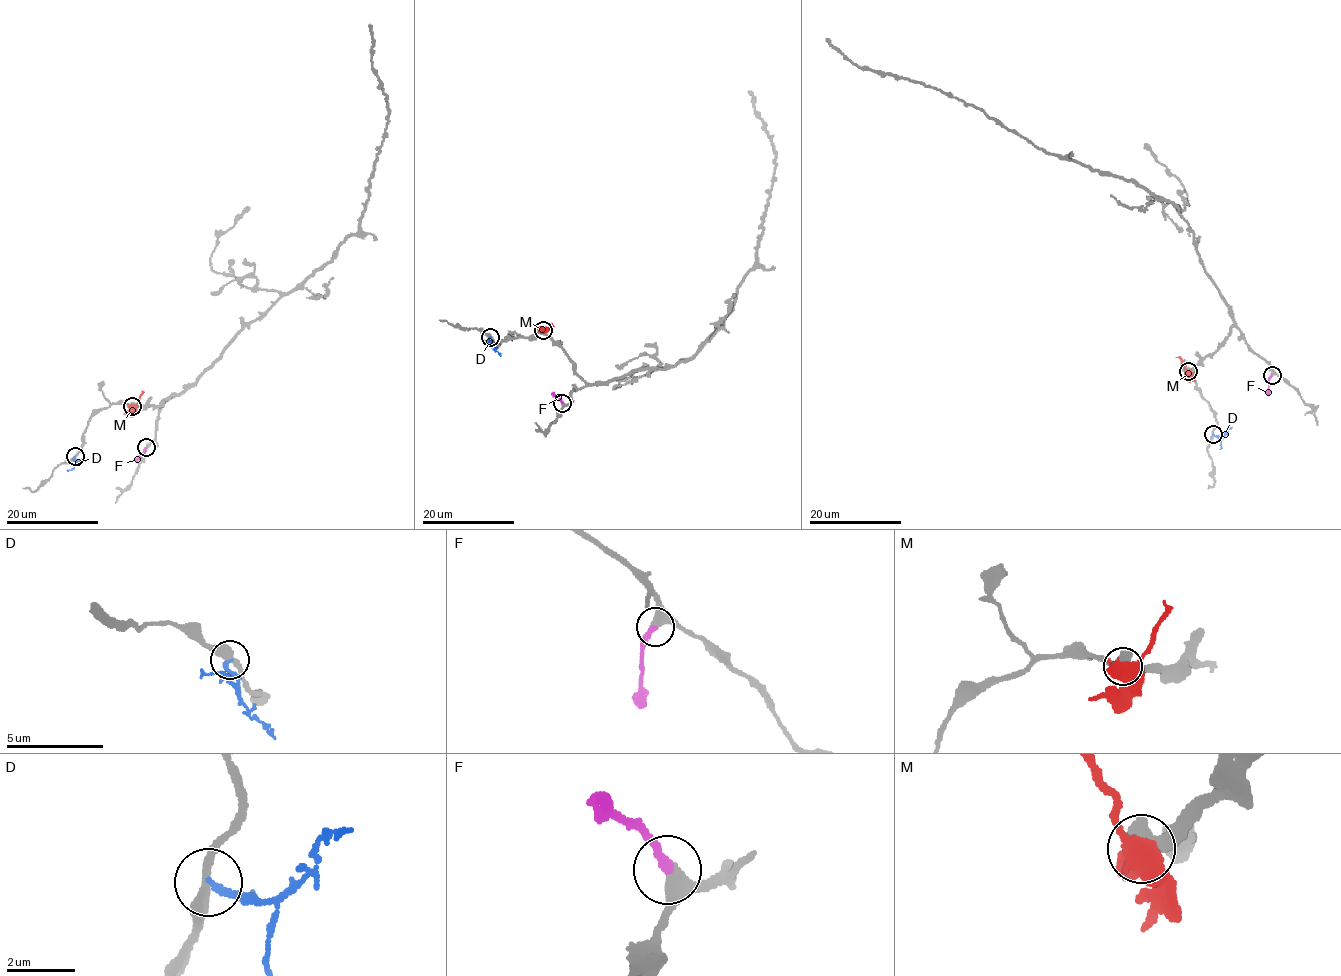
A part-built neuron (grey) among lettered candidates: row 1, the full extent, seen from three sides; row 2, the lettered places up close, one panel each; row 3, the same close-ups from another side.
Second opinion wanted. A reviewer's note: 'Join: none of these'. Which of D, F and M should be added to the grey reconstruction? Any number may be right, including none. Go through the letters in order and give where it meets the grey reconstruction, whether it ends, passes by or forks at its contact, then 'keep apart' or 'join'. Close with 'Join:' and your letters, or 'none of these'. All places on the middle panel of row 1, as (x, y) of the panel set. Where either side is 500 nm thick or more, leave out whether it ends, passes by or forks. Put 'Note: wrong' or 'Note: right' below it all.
D: (490, 337) | it ends | keep apart
F: (562, 403) | it ends | join
M: (543, 330) | keep apart
Join: F
Note: wrong

